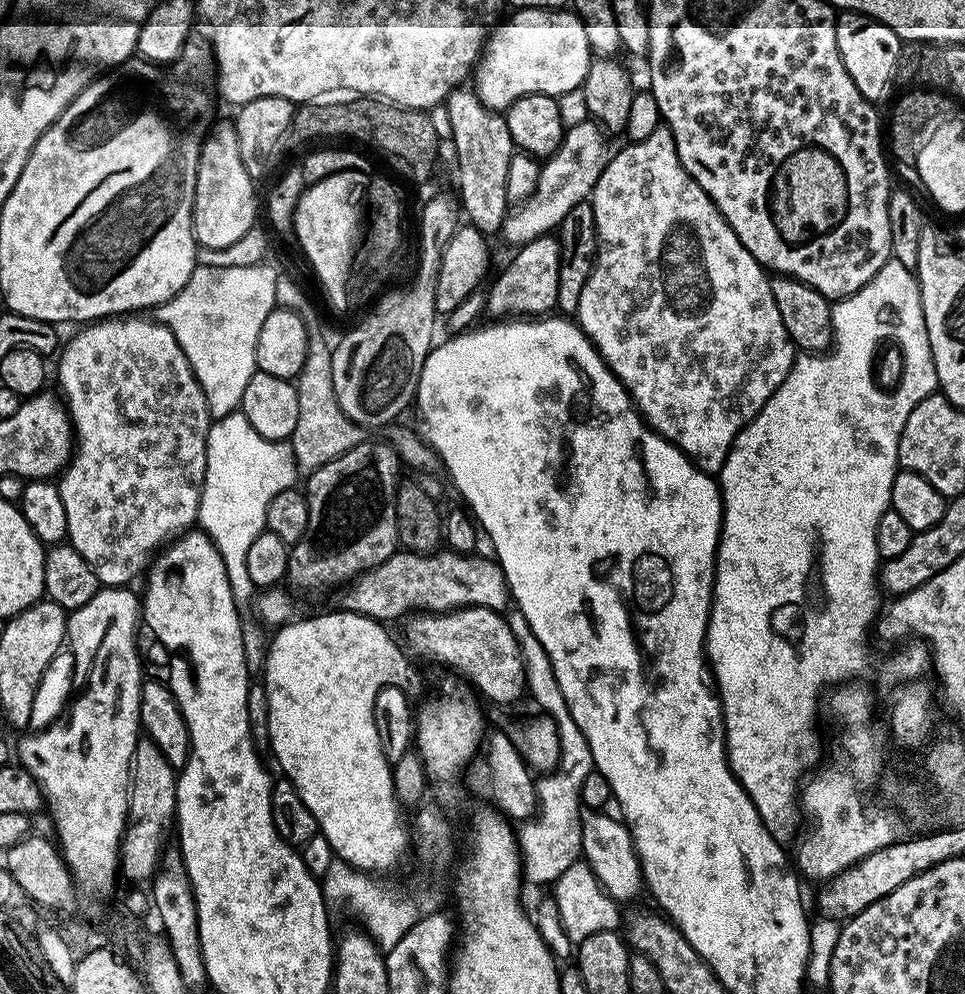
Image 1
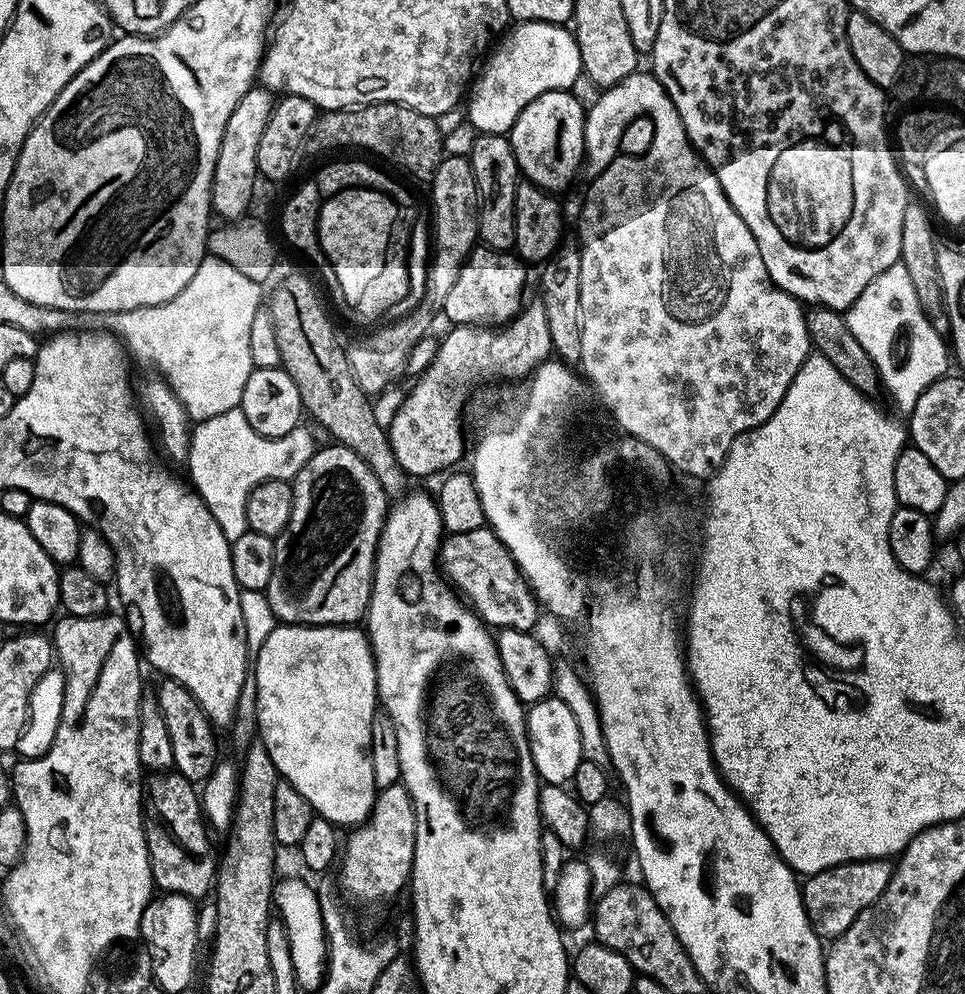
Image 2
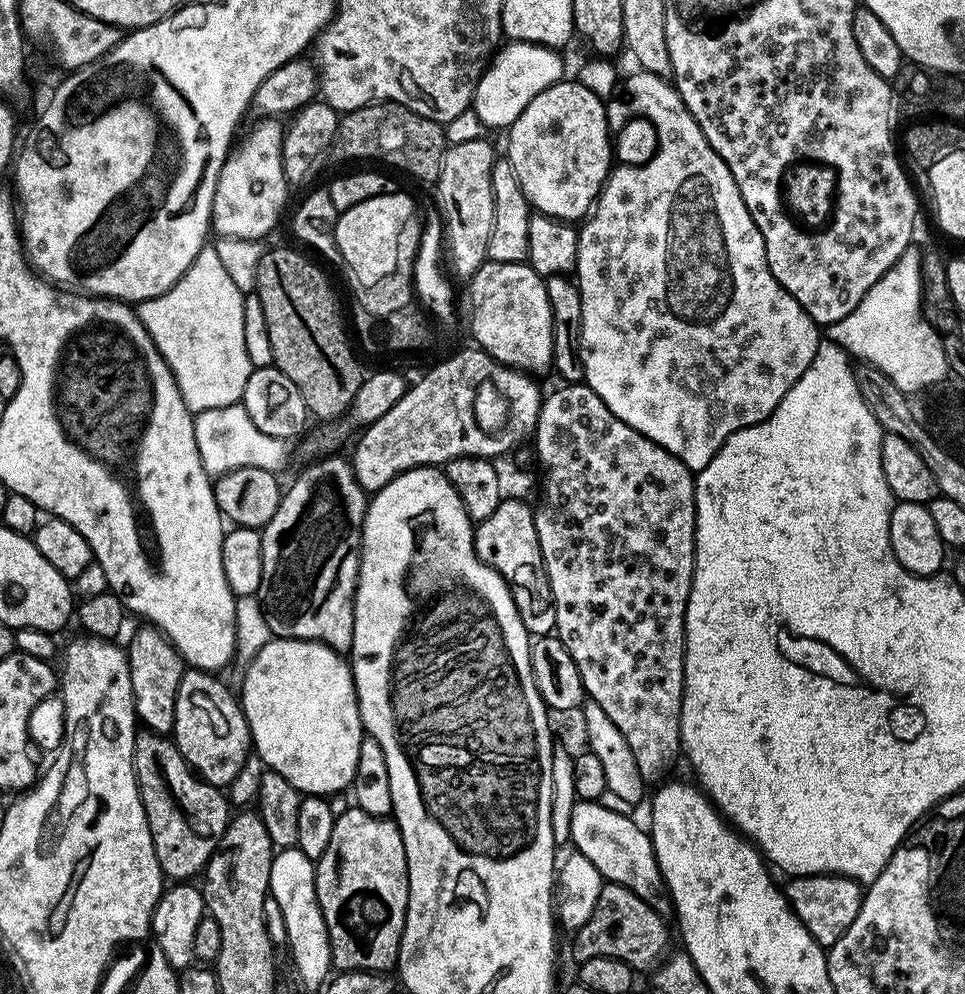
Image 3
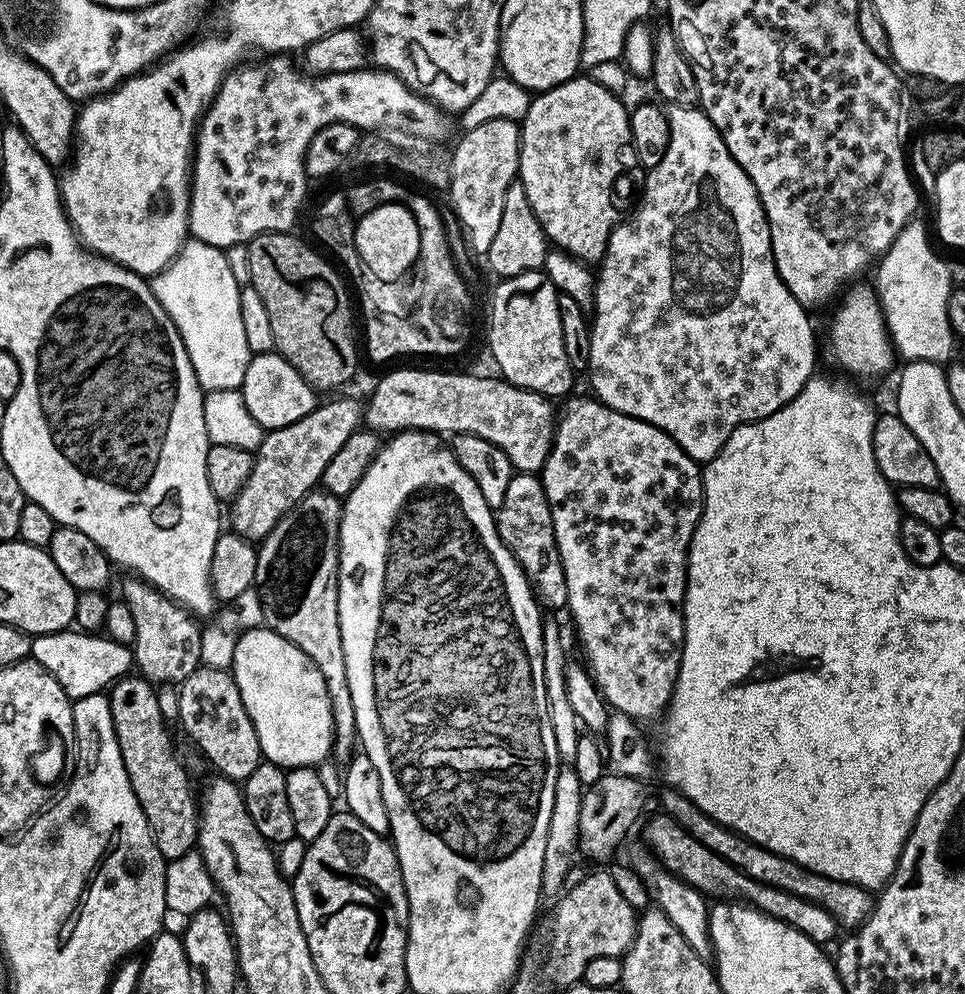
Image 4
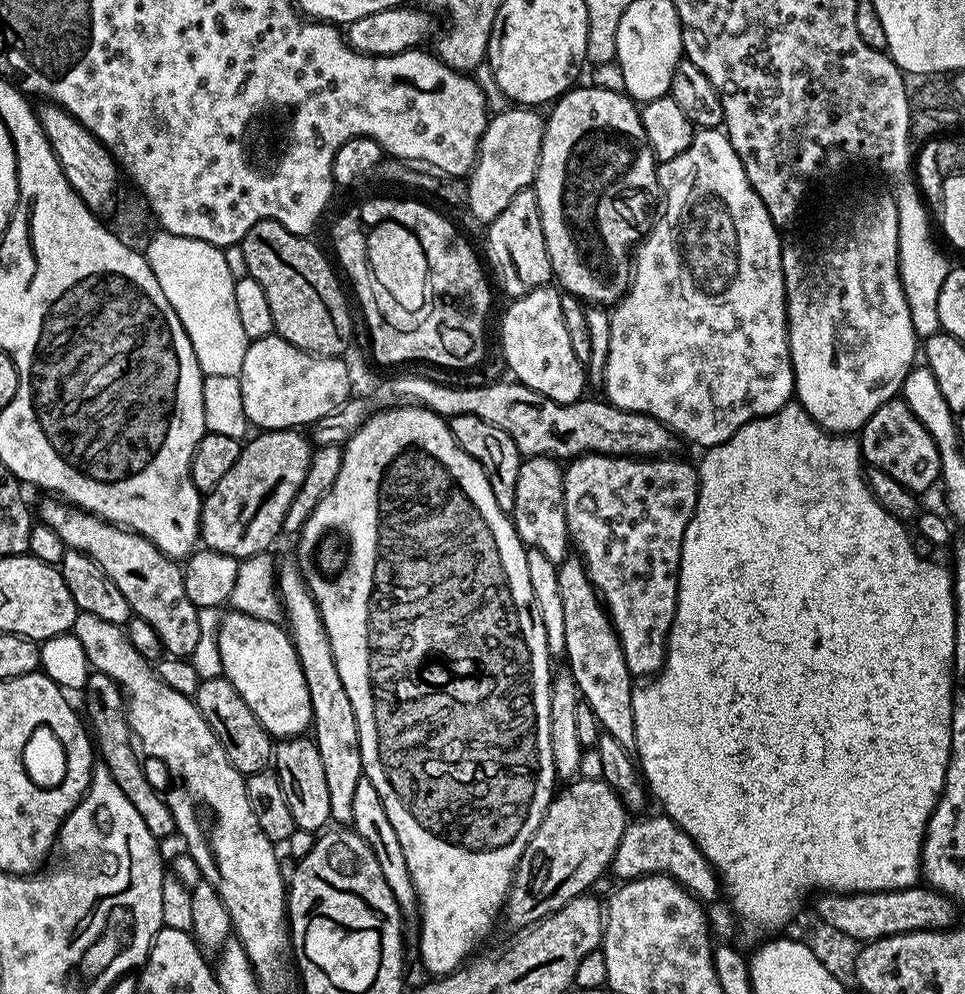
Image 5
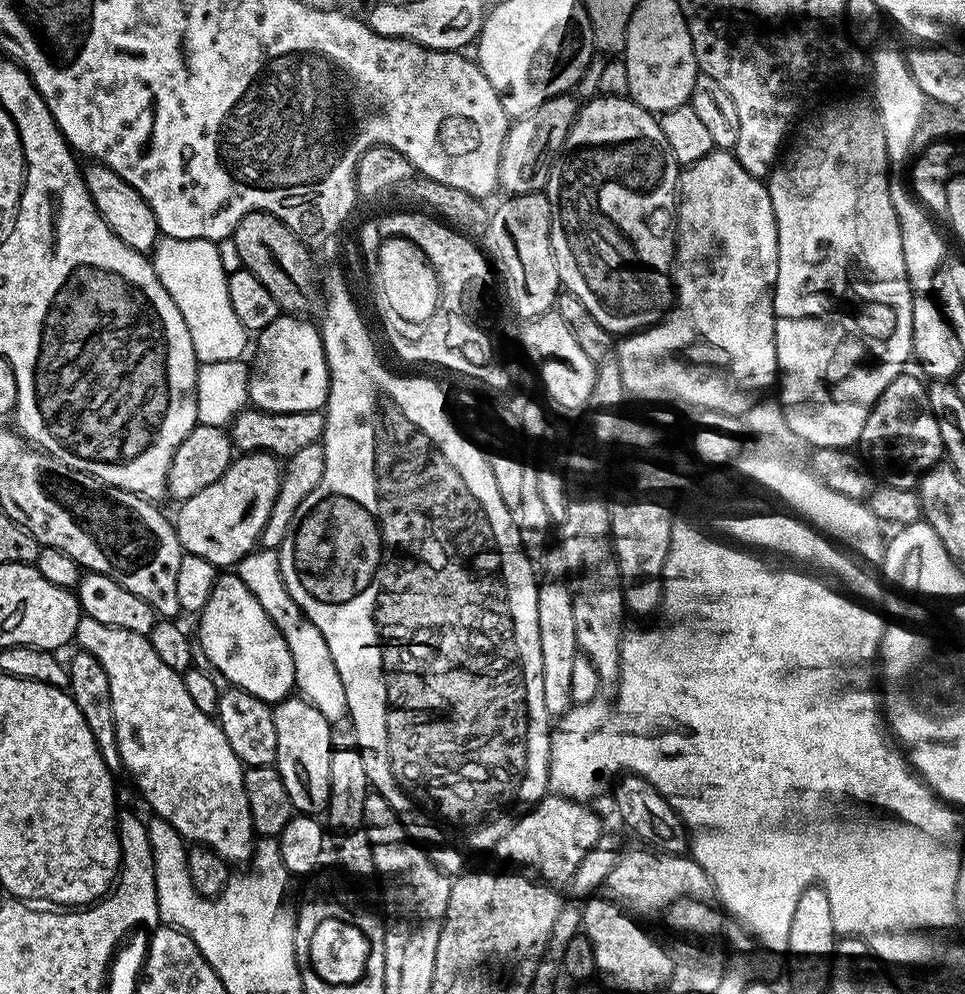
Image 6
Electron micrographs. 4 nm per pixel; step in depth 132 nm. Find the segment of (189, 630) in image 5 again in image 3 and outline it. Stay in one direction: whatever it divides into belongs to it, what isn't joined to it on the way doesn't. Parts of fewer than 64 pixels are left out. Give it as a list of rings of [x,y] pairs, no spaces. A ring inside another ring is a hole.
[[[151,626],[140,627],[144,628],[138,629],[133,634],[132,641],[126,644],[132,693],[136,699],[136,719],[147,731],[168,734],[174,726],[174,702],[178,694],[178,682],[186,670],[186,665],[180,657],[180,651],[173,646],[172,641],[160,629]]]

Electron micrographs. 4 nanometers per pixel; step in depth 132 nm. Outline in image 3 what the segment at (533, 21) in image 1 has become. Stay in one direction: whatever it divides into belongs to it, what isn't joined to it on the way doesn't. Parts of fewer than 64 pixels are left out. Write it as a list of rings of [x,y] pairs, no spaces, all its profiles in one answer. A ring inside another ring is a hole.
[[[509,41],[494,55],[480,76],[473,96],[473,107],[482,125],[487,129],[506,130],[517,120],[522,110],[552,84],[559,83],[565,75],[561,53],[540,44]]]

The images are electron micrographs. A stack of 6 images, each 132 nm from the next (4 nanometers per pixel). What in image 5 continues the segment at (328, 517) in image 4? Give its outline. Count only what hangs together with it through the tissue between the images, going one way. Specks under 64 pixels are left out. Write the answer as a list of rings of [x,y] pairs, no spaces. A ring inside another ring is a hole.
[[[281,563],[278,568],[282,620],[288,635],[292,637],[292,644],[296,647],[302,674],[306,678],[306,690],[310,690],[310,732],[318,746],[318,754],[322,754],[322,771],[326,773],[326,790],[330,793],[330,814],[337,825],[348,826],[351,825],[354,814],[354,793],[358,782],[365,779],[358,722],[354,718],[354,706],[350,706],[350,694],[346,694],[342,678],[338,678],[334,650],[328,641],[316,600],[310,594],[308,583],[300,573],[299,563],[291,563]]]

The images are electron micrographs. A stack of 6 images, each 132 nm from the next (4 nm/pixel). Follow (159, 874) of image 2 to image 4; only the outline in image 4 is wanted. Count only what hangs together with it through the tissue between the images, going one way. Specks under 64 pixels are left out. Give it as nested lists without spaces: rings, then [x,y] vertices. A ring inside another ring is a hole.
[[[127,674],[107,689],[110,714],[114,718],[114,734],[118,738],[118,750],[122,750],[122,762],[130,778],[130,786],[146,814],[146,822],[152,831],[152,841],[158,846],[165,861],[181,858],[195,849],[200,835],[200,809],[197,797],[192,797],[192,784],[188,772],[180,765],[172,749],[168,724],[158,708],[157,689],[139,674]]]

